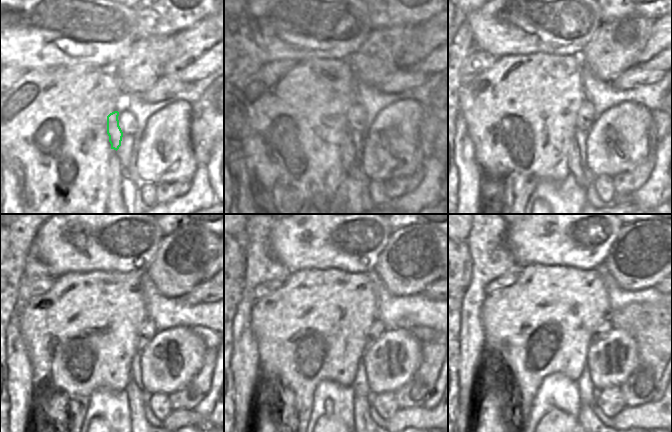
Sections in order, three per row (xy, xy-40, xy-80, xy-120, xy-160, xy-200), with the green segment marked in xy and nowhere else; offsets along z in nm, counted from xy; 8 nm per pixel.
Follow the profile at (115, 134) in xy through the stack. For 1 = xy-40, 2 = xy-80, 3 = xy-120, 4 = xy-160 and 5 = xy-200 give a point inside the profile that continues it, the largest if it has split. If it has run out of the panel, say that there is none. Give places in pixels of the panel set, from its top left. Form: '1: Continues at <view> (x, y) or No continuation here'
1: Continues at xy-40 (348, 164)
2: Continues at xy-80 (574, 165)
3: Continues at xy-120 (137, 397)
4: Continues at xy-160 (360, 404)
5: Continues at xy-200 (586, 417)

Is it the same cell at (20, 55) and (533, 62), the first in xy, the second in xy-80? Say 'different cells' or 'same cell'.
different cells

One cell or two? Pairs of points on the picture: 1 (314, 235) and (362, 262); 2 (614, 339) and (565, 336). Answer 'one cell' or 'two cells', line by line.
1: one cell
2: two cells

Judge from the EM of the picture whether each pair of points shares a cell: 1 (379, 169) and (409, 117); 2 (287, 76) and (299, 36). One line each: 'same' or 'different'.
1: same
2: different

